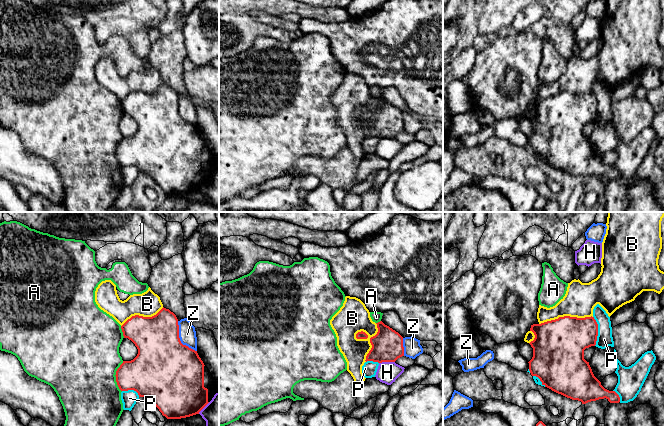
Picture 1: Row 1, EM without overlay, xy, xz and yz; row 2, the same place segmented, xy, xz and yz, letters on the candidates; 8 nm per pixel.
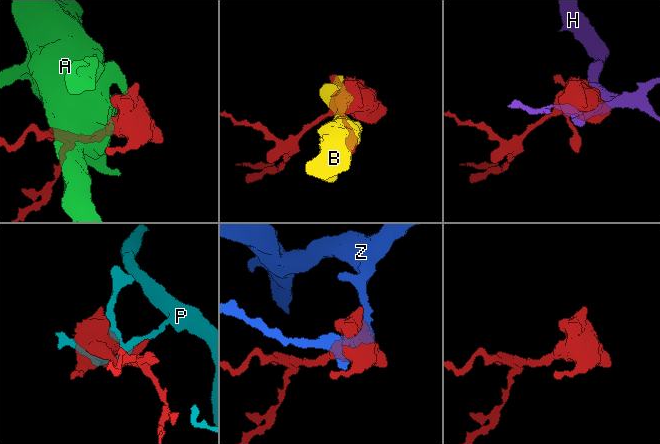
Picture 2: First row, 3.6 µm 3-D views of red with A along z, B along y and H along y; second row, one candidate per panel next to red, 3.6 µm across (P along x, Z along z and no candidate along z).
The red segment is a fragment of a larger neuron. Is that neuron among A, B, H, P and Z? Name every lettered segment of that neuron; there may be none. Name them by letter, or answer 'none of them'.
none of them

